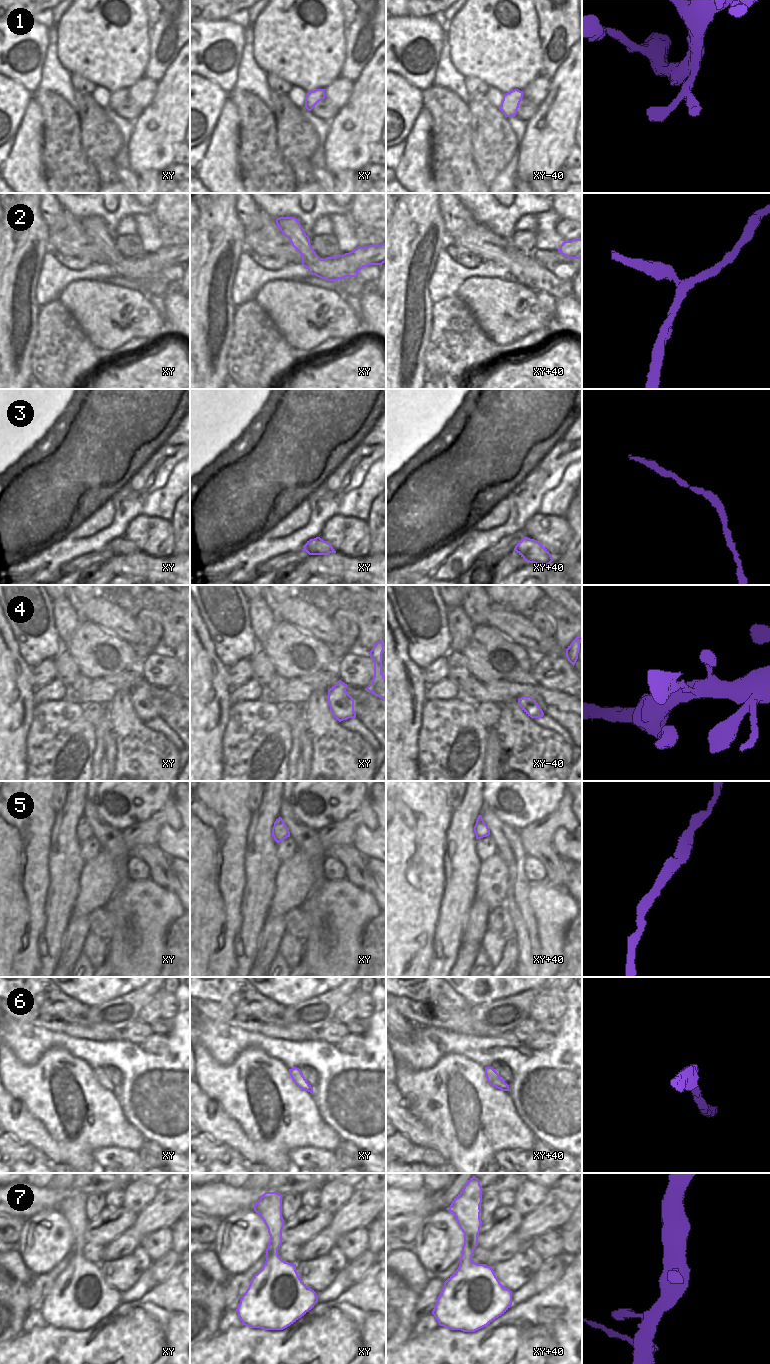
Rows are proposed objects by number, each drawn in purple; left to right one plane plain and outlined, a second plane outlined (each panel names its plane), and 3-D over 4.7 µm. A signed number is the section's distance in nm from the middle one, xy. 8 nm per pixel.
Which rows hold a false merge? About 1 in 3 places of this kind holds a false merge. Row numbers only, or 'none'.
2.

